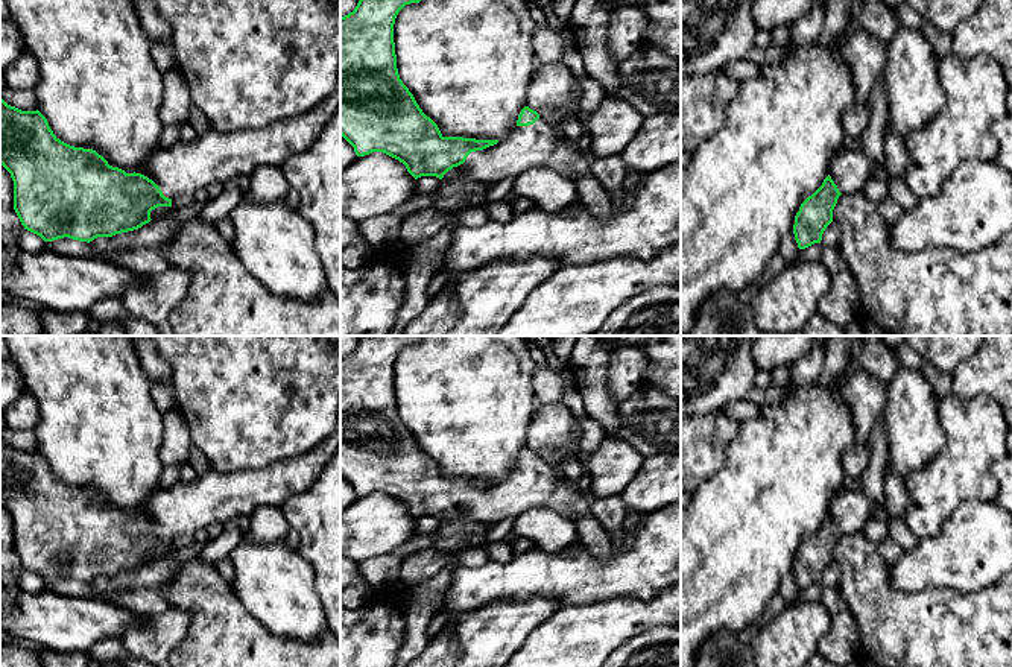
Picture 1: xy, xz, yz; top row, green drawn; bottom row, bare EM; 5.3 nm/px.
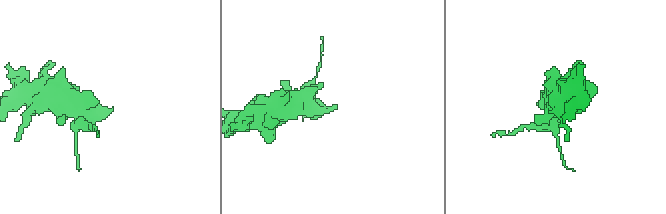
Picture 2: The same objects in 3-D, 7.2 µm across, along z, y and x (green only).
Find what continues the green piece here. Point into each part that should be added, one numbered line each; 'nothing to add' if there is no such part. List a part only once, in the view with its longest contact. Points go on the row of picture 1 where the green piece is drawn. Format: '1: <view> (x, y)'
1: xz (537, 146)

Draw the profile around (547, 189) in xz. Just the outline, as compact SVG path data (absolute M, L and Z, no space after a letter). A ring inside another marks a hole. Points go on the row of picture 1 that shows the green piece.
M550 169L527 170L515 178L512 191L555 213L579 199L576 182Z

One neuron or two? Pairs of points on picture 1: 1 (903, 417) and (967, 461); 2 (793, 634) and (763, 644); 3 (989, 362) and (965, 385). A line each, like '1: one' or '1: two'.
1: two
2: one
3: one

